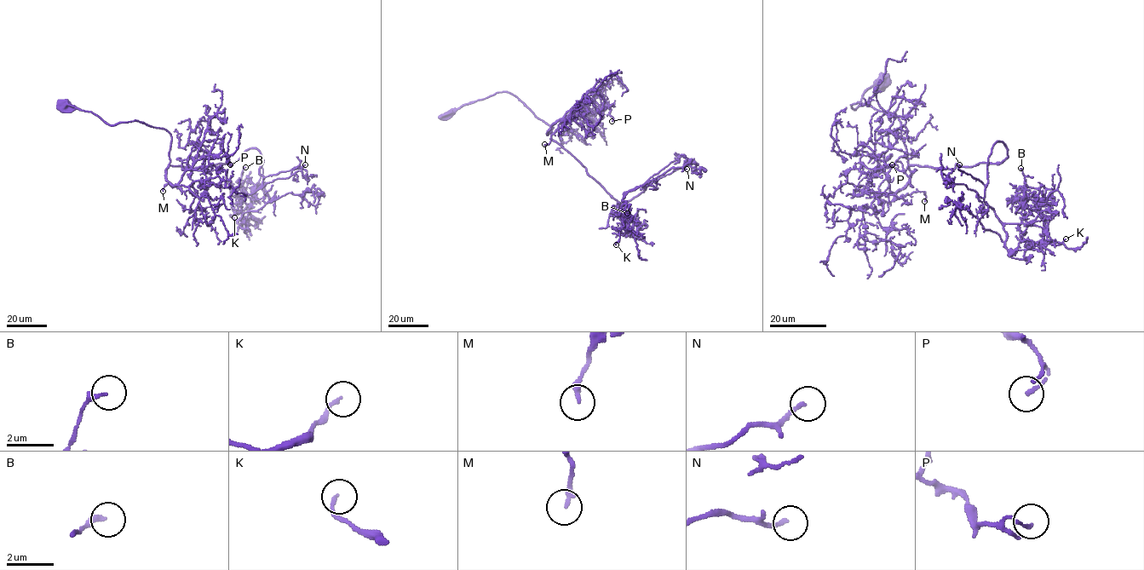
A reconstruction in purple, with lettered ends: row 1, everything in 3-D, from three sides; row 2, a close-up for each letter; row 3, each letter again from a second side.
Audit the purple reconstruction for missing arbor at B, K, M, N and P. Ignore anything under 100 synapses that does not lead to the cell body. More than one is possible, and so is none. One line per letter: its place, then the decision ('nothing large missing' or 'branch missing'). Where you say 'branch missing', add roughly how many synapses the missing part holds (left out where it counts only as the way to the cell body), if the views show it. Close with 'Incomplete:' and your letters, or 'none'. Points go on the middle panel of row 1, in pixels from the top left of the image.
B: place (627, 213); nothing large missing
K: place (616, 244); nothing large missing
M: place (544, 144); nothing large missing
N: place (686, 169); branch missing; 130 synapses
P: place (612, 121); nothing large missing
Incomplete: N

